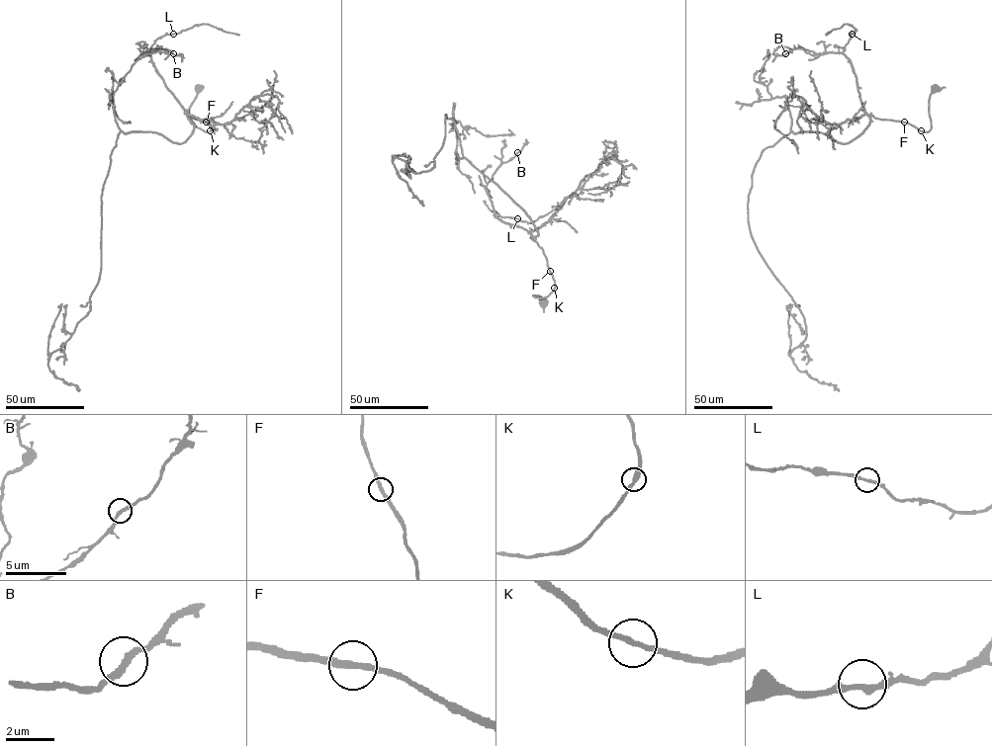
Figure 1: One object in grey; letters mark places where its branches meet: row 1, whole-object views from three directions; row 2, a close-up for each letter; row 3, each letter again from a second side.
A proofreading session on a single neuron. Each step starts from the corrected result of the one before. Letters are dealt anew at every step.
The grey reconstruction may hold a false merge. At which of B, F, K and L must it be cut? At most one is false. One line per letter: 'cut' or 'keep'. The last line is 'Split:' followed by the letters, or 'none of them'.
B: keep
F: keep
K: keep
L: keep
Split: none of them

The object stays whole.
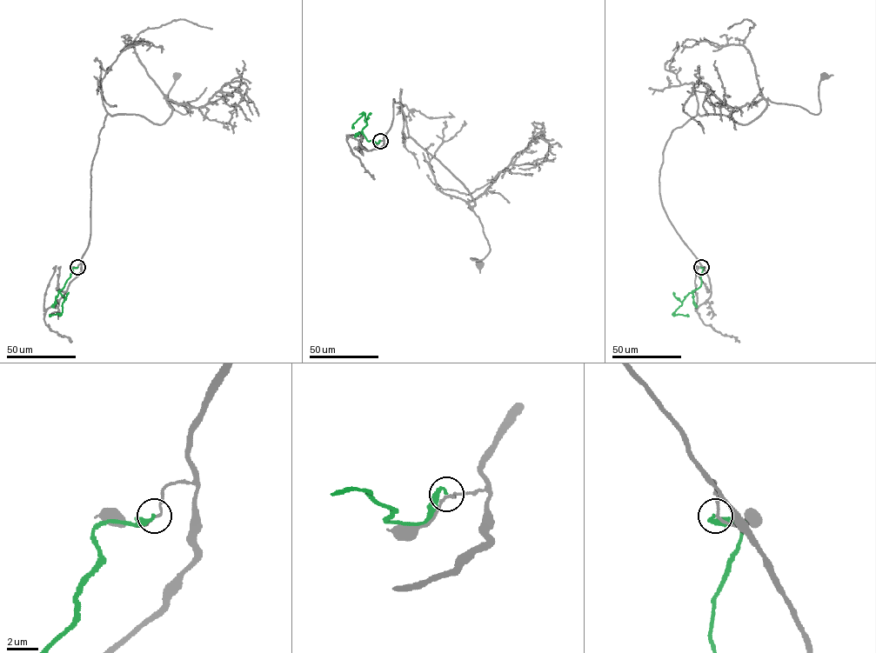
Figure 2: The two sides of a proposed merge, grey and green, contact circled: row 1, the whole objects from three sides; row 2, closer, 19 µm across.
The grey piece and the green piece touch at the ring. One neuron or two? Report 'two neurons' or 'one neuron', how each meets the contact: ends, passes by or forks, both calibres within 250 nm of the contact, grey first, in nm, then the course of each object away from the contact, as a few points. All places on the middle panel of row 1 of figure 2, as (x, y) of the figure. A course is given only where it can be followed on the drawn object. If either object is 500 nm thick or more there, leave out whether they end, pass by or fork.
two neurons; grey passes by; green ends there; 160 nm thick on the grey side, 200 nm on the other; grey runs (380, 141), (393, 99), (408, 135), (474, 202), (470, 208), (490, 250), (471, 258), (479, 263); green runs (380, 140), (377, 143), (368, 141), (364, 134), (362, 129), (367, 124), (364, 113), (352, 129)

